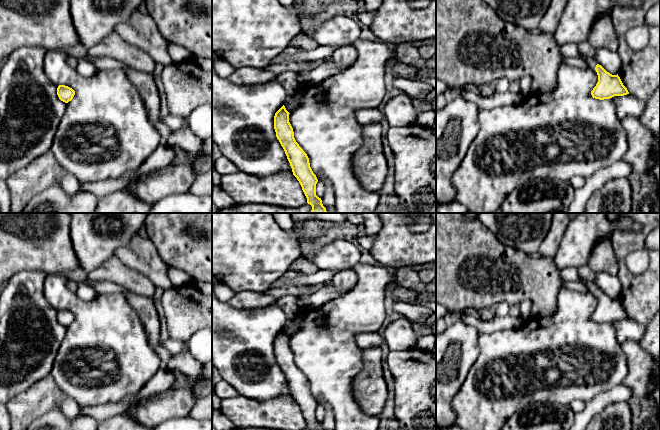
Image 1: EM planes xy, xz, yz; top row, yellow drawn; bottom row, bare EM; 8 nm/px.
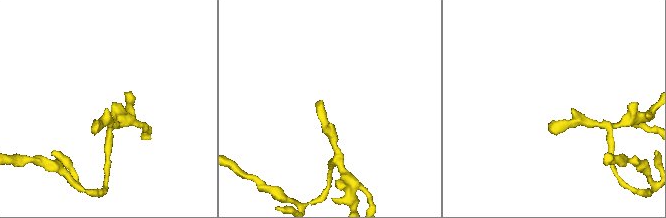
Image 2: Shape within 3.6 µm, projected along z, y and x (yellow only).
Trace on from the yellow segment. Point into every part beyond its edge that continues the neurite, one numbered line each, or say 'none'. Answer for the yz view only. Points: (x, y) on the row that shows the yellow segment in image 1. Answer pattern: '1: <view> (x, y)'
1: yz (592, 63)

